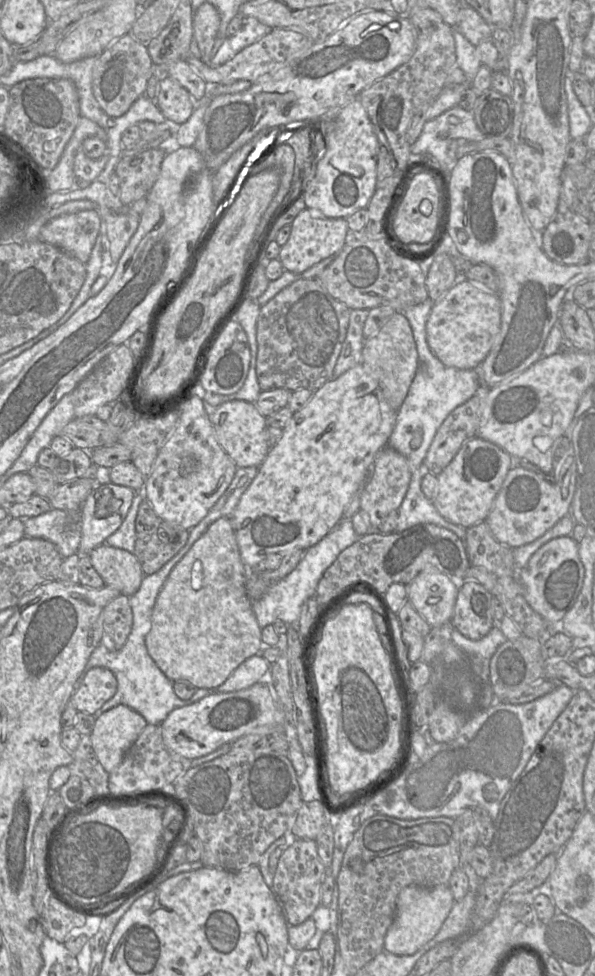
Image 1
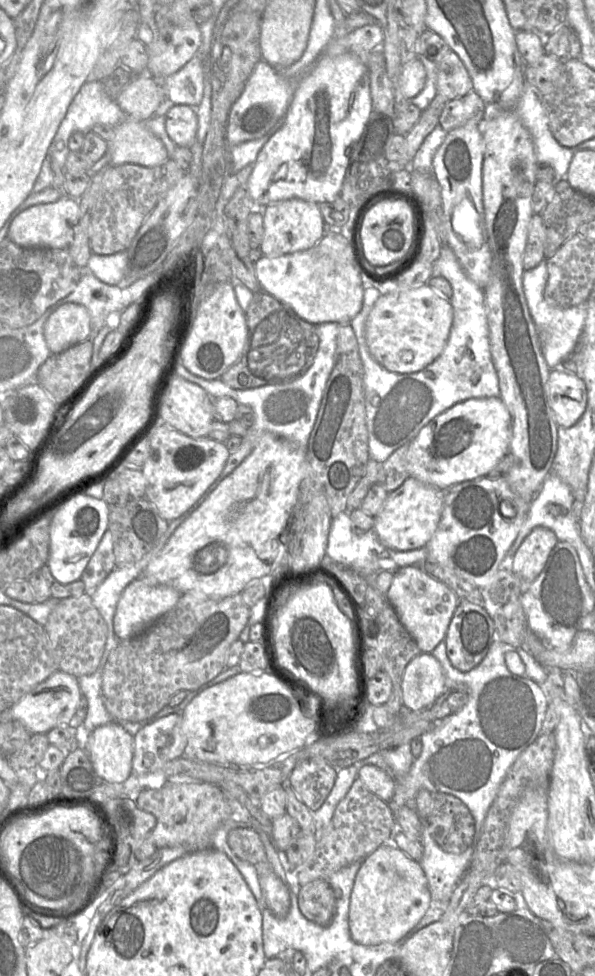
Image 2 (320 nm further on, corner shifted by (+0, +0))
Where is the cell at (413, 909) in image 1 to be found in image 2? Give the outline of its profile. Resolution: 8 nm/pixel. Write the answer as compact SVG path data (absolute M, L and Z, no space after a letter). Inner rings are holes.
M384 843L362 860L356 874L349 907L351 937L356 943L365 946L399 942L421 920L432 903L428 881L421 865L393 843Z

